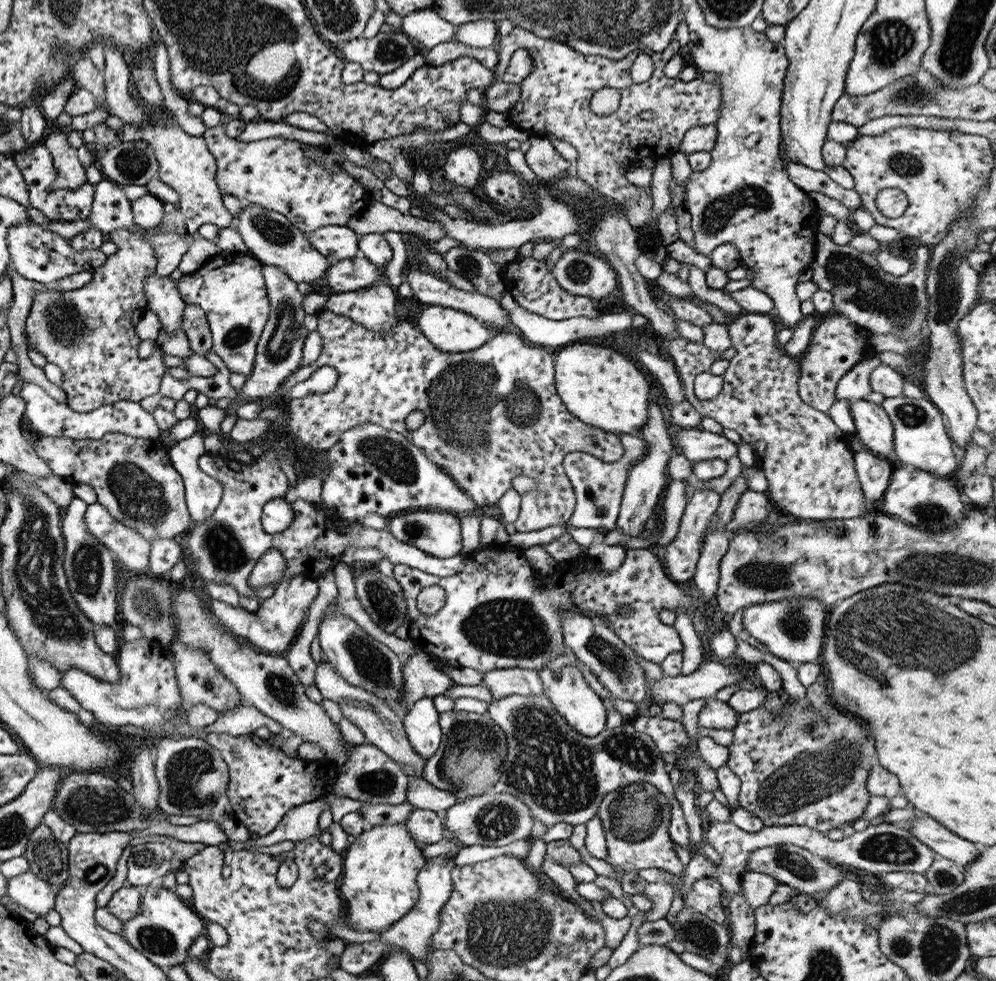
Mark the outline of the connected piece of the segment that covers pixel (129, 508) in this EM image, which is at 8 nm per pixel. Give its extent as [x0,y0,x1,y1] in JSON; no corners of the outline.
[33,432,191,544]

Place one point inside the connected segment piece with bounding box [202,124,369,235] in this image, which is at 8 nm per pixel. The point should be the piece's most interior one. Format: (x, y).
(273, 174)

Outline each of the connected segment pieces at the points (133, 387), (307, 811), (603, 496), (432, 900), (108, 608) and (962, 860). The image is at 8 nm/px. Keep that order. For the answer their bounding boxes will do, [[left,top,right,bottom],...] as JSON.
[[24,221,175,412],[253,797,329,846],[562,434,645,530],[377,855,453,963],[60,497,119,627],[909,817,977,871]]

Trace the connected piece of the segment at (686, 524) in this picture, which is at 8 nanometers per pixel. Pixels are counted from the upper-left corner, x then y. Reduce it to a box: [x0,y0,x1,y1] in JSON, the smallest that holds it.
[663,485,720,584]

